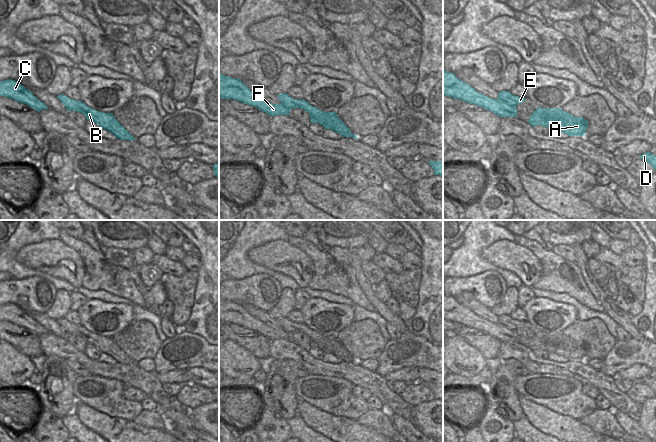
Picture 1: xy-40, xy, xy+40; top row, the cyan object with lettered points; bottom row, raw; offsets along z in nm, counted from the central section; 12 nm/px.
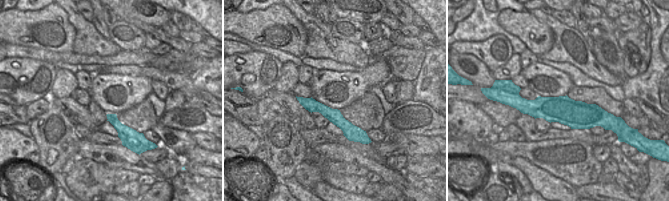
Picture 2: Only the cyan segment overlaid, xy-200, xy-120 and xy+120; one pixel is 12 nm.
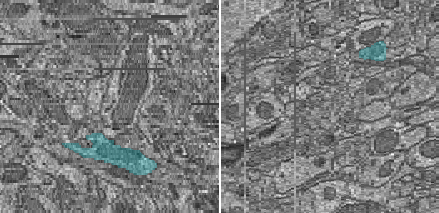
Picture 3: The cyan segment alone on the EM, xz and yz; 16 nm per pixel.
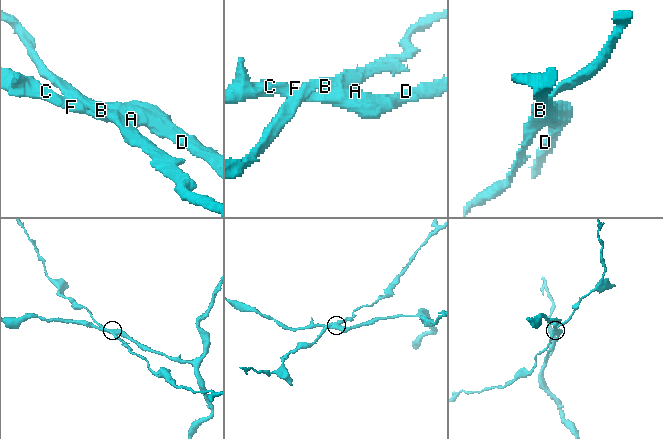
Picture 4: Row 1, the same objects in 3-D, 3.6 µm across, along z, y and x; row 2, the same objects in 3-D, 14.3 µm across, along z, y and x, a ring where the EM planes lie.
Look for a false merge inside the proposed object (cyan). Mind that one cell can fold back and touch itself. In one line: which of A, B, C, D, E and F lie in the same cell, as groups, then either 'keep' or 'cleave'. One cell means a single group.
A C D F / B E | cleave

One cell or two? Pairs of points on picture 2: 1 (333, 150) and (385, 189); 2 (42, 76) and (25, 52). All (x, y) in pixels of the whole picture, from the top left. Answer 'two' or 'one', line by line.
1: two
2: two

